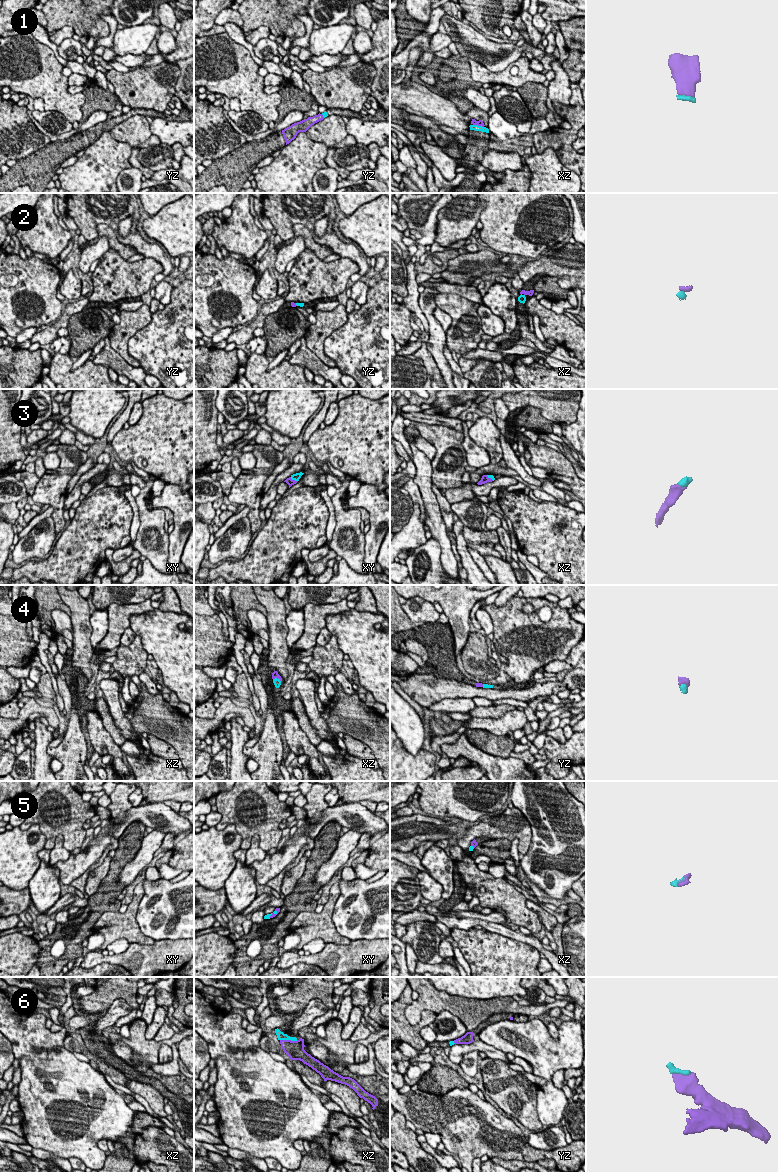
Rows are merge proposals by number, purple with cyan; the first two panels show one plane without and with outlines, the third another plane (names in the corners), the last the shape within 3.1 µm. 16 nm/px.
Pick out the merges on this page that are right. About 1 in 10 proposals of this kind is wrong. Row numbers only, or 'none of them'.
1, 2, 3, 4, 5, 6

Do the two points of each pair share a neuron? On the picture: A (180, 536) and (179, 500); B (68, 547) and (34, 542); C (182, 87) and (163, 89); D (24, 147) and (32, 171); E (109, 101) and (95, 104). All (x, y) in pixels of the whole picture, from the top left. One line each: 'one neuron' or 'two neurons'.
A: one neuron
B: two neurons
C: two neurons
D: two neurons
E: one neuron

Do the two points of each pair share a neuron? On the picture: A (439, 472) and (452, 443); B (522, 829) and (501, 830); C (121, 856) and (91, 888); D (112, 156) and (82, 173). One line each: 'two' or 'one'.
A: one
B: one
C: two
D: one

